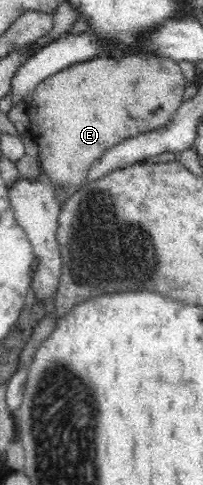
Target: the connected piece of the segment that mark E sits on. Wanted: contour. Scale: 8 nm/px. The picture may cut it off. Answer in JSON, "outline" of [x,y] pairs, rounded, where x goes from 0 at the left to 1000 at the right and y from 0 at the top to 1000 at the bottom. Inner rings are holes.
{"outline":[[[764,111],[665,115],[473,118],[419,130],[360,130],[207,163],[153,190],[128,227],[148,247],[148,278],[187,297],[187,332],[251,373],[320,381],[330,410],[424,377],[424,355],[468,328],[596,291],[783,266],[842,249],[901,210],[916,175],[892,142],[847,122]]]}

